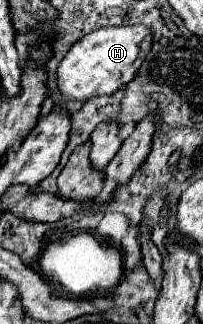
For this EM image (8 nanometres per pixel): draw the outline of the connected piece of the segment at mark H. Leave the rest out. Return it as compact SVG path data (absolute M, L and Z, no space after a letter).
M102 27L74 43L56 69L56 87L66 101L86 101L118 91L138 73L150 51L152 35L148 27Z

